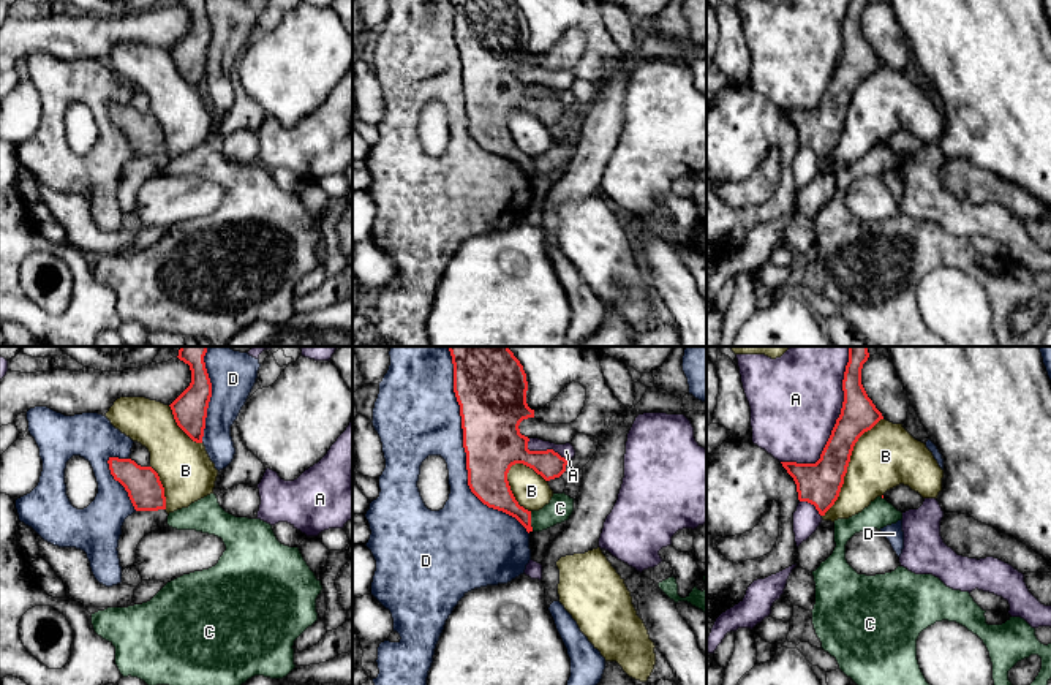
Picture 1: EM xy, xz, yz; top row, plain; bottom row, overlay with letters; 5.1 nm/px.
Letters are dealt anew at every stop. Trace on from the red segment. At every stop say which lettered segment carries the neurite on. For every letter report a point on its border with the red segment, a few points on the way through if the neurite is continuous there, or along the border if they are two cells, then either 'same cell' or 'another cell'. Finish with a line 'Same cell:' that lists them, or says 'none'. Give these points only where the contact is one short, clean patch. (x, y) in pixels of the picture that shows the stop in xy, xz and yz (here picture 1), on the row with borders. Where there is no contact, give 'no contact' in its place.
A: yz (821, 456) | another cell
B: yz (847, 465) | another cell
C: xz (530, 521) | along xz (530, 511), (533, 530) | another cell
D: xz (463, 446) | another cell
Same cell: none

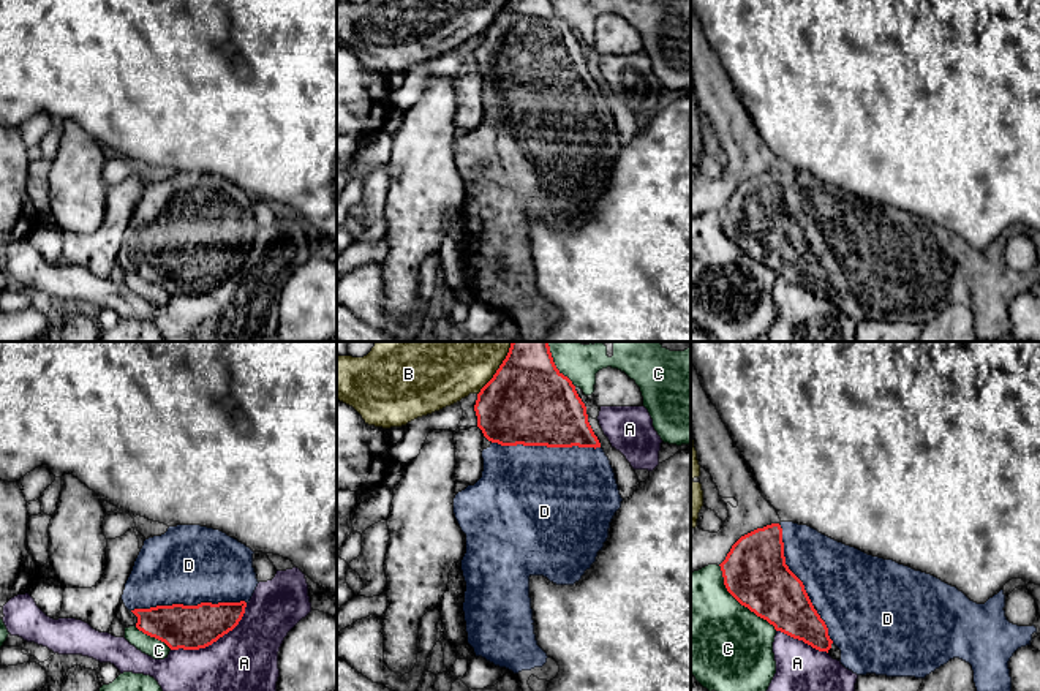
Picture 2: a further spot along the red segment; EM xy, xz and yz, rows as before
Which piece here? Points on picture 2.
A: xy (214, 641) | another cell
B: xz (498, 369) | another cell
C: yz (740, 603) | another cell
D: xy (188, 606) | same cell
Same cell: D

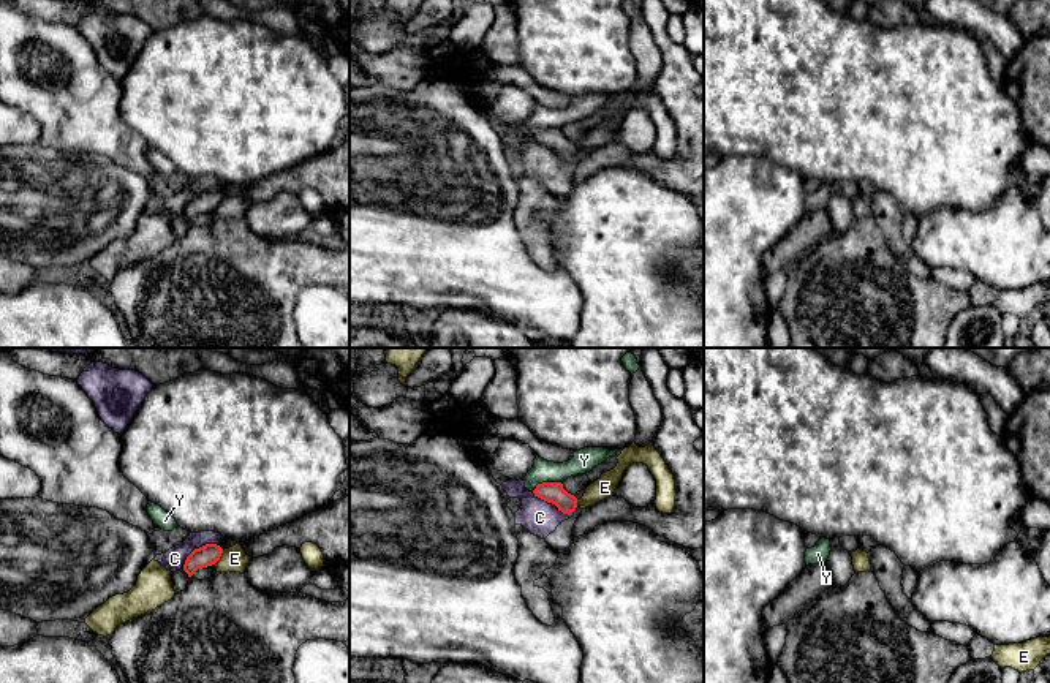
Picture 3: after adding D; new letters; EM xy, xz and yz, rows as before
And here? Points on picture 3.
C: xz (552, 503) | along xz (532, 492), (554, 503), (563, 513), (573, 513) | another cell
E: xy (220, 555) | along xy (223, 550), (214, 563) | another cell
Y: xz (546, 483) | another cell
Same cell: none

